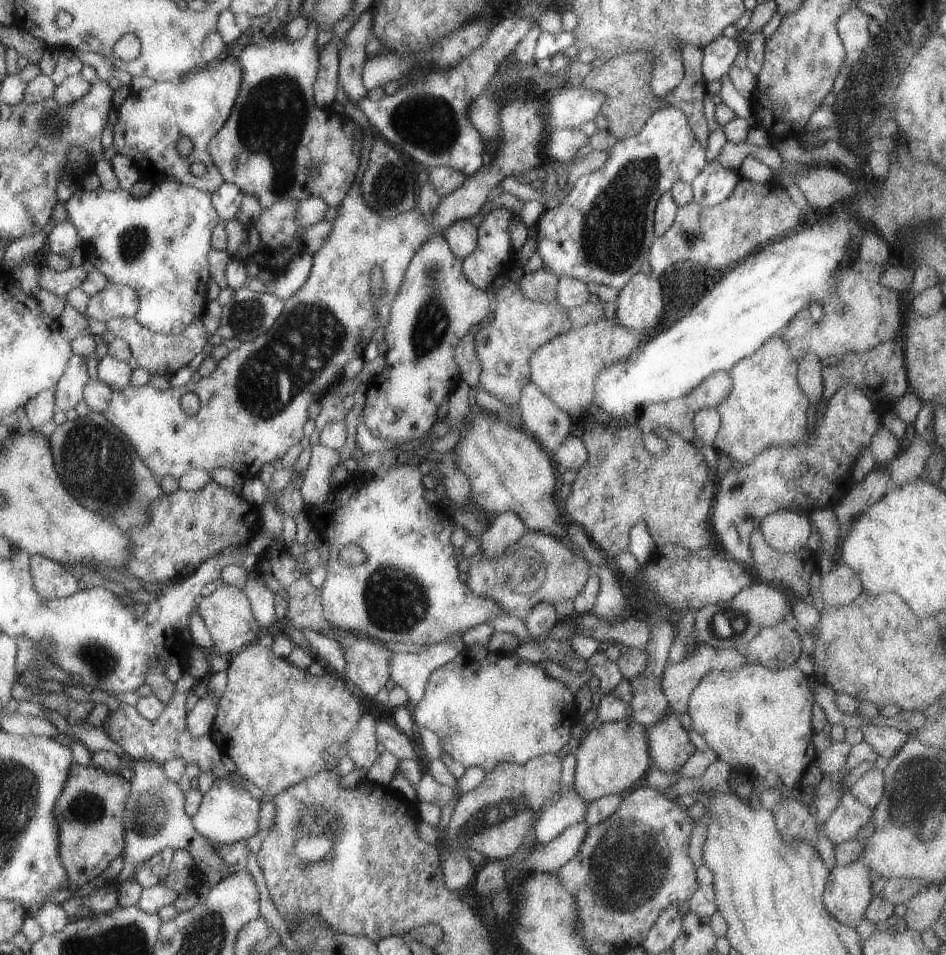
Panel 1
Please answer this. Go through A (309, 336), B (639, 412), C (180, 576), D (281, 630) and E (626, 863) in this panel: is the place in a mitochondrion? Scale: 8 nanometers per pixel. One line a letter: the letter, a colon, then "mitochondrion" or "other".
A: mitochondrion
B: other
C: other
D: other
E: mitochondrion

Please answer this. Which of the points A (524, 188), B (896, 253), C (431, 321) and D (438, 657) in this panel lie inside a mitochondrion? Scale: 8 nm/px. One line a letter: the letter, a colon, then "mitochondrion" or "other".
A: other
B: other
C: mitochondrion
D: other

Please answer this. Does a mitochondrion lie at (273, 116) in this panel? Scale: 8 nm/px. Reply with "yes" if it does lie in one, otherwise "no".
yes

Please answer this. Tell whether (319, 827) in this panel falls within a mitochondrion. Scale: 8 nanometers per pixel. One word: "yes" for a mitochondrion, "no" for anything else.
yes

